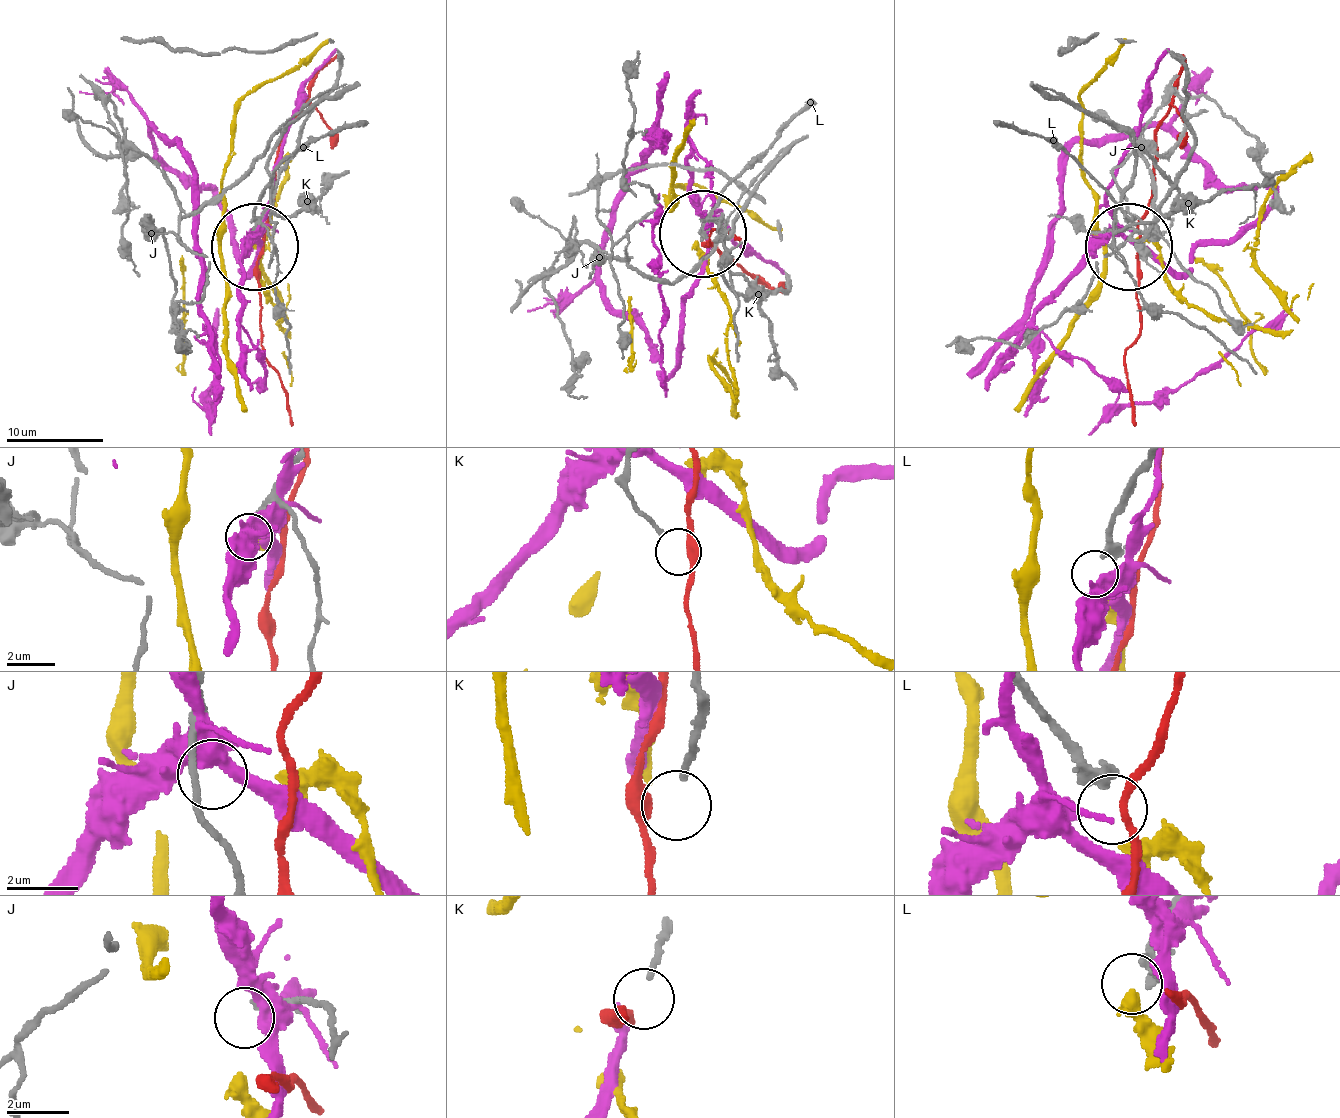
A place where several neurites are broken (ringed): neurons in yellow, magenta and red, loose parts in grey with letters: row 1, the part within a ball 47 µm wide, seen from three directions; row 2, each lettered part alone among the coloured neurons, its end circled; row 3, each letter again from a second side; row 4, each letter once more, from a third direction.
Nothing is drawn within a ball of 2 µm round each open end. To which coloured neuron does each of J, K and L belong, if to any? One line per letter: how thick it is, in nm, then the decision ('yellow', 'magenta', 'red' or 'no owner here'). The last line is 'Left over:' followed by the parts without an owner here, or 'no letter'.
J: 170 nm thick; no owner here
K: 170 nm thick; no owner here
L: 300 nm thick; yellow
Left over: J, K

